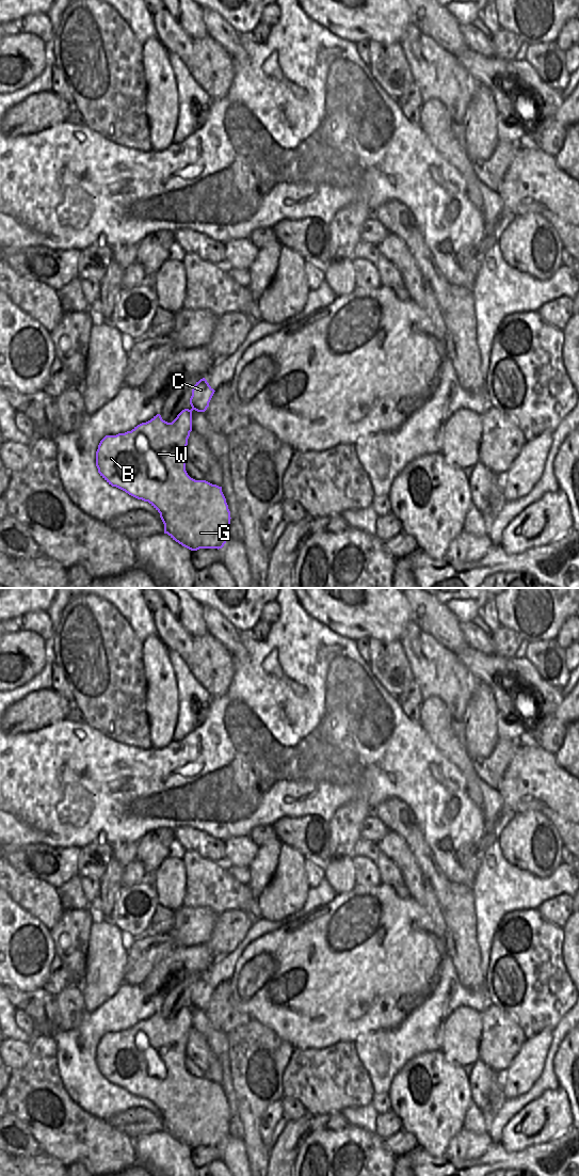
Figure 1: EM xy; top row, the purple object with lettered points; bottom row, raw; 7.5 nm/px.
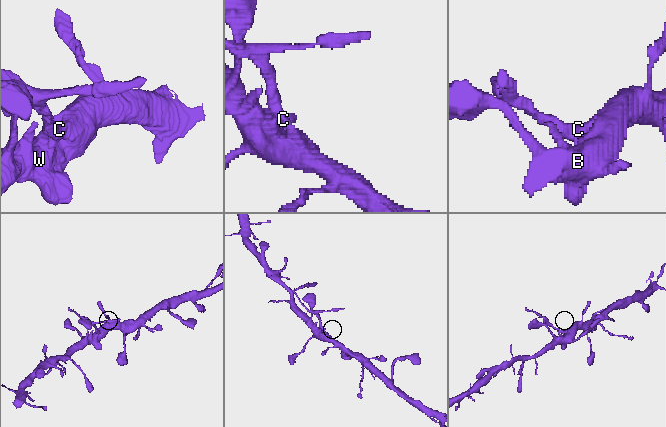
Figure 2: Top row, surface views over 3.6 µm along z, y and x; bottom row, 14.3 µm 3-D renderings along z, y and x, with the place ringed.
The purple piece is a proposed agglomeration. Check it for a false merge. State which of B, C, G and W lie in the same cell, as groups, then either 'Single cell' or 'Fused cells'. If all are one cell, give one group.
Groups: B C G W. Single cell.

